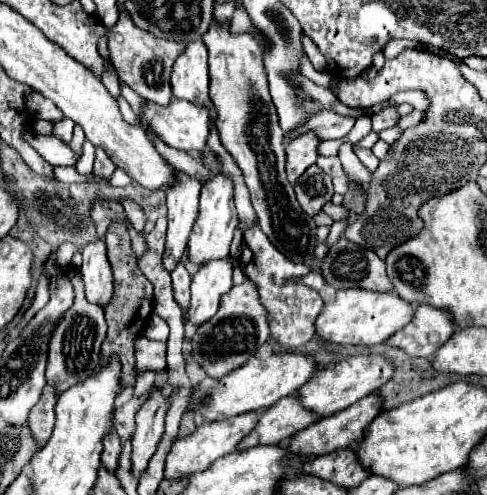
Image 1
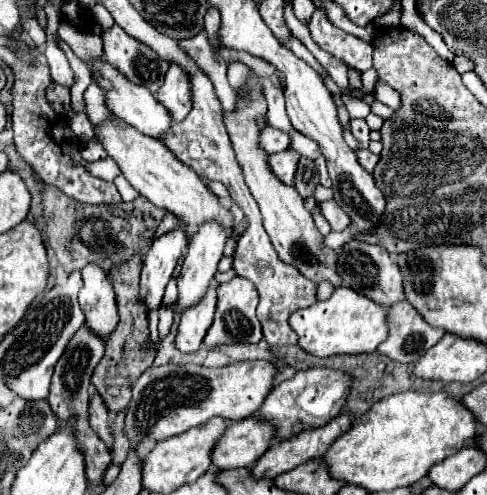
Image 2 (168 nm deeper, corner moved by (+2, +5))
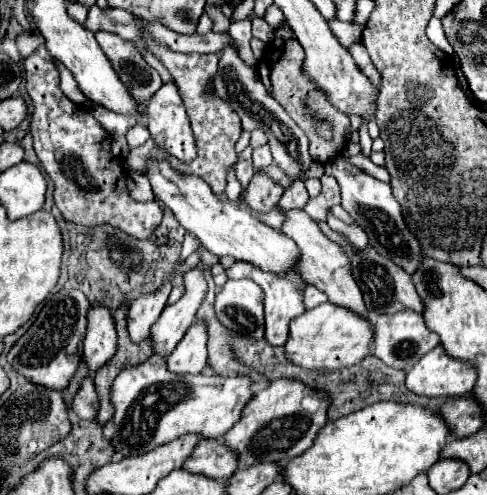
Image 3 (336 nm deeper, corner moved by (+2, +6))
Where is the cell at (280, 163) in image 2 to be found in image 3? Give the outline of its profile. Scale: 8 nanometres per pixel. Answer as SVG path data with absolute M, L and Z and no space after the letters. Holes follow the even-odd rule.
M254 172L250 186L244 194L244 200L256 212L270 212L278 204L282 194L284 188L276 180L272 180L266 172Z

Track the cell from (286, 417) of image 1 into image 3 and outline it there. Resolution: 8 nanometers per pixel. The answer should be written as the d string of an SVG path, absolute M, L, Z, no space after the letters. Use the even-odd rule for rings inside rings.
M200 440L184 468L208 478L228 478L236 472L236 458L222 440Z

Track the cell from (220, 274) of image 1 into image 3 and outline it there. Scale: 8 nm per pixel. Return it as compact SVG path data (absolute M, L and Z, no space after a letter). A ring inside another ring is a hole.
M196 320L180 340L178 348L174 348L174 352L168 356L168 370L178 374L202 372L202 368L206 366L206 342L206 320Z

